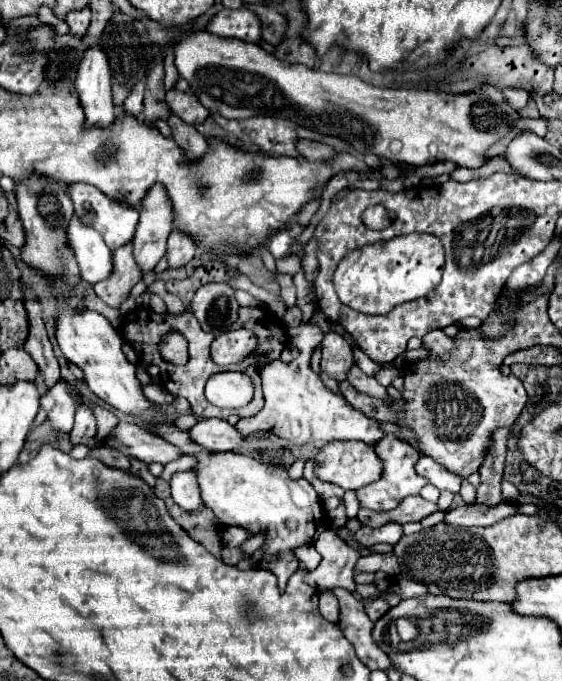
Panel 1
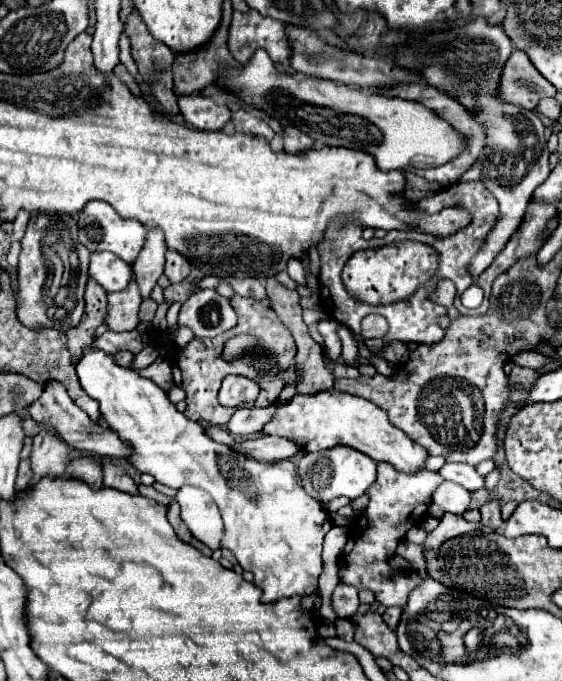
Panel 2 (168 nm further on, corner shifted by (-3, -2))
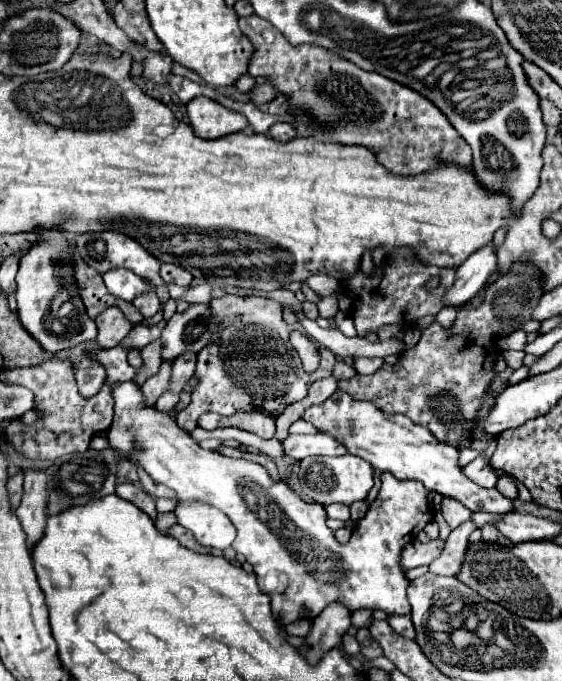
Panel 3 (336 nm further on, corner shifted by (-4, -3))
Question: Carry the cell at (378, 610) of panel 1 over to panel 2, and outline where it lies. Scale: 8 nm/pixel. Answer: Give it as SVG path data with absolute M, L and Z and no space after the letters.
M388 607L388 609L384 611L382 619L384 619L384 623L386 623L390 629L396 629L398 619L400 619L400 613L402 613L402 609L400 609L400 607Z

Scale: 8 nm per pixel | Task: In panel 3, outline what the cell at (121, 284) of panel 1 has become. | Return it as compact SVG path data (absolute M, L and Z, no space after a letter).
M115 306L103 310L95 318L95 322L97 322L97 328L99 328L97 342L99 342L101 348L115 348L133 328L133 324L129 324Z

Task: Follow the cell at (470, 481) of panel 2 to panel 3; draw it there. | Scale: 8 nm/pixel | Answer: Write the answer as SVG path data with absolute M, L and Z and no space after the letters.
M481 456L481 458L473 460L471 464L467 464L467 466L463 468L463 472L465 472L473 482L477 482L479 486L485 486L485 488L493 488L493 486L497 484L497 480L501 478L501 476L495 472L495 468L491 466L491 458L487 458L487 456Z

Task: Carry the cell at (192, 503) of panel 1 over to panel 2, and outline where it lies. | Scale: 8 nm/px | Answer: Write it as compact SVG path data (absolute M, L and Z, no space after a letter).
M186 485L178 489L176 499L182 509L180 517L194 533L194 537L198 537L198 541L202 541L212 551L218 549L224 533L224 525L212 497L202 489L194 489Z

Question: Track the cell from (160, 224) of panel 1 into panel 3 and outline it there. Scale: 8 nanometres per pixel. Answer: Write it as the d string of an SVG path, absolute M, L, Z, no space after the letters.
M151 290L151 294L143 294L143 298L135 298L133 306L143 314L143 318L151 318L157 314L161 302L159 302L157 294Z

